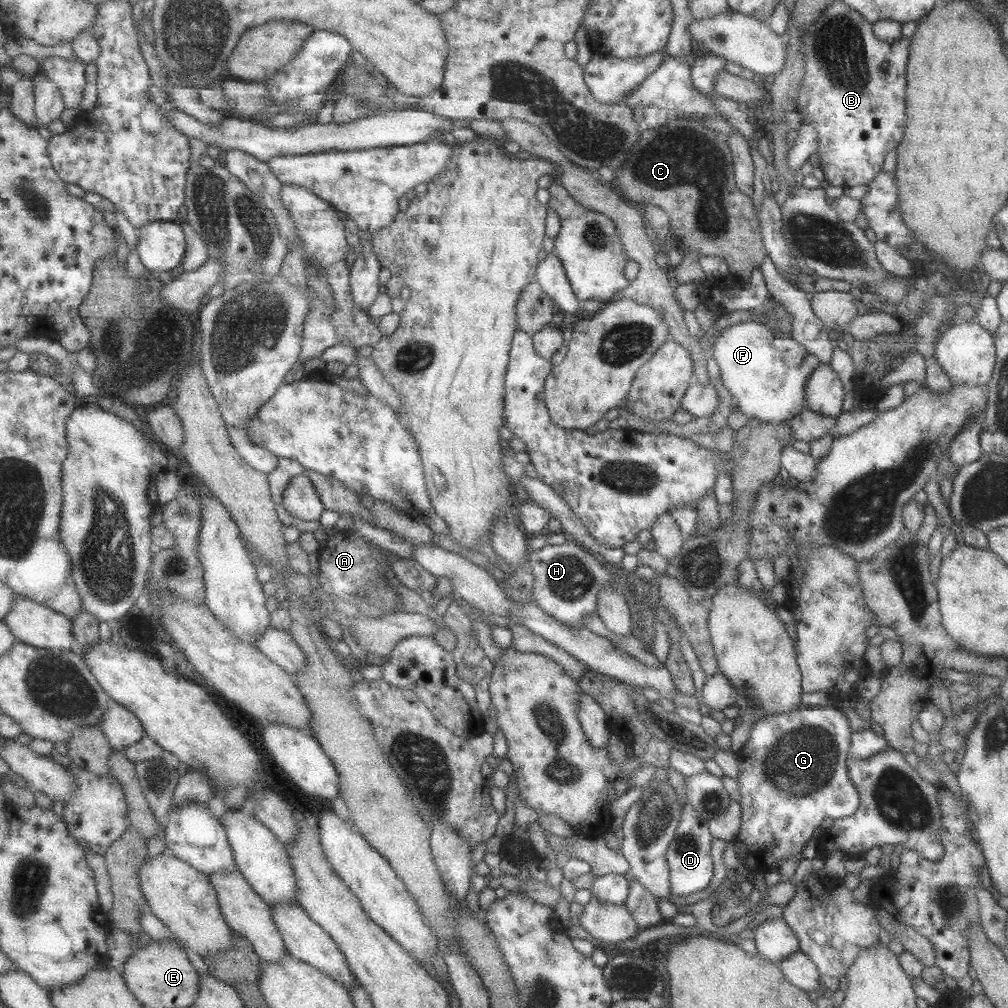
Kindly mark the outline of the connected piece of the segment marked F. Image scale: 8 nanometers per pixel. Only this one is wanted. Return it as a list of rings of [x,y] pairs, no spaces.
[[[757,320],[724,328],[715,339],[712,350],[711,358],[714,363],[719,365],[723,385],[732,394],[734,403],[742,411],[742,414],[749,420],[772,424],[790,421],[796,414],[800,414],[800,410],[807,408],[804,386],[806,386],[810,374],[820,364],[823,364],[816,355],[808,352],[808,349],[794,340],[792,336],[786,335],[786,333],[774,333],[774,329],[770,329],[768,325]]]

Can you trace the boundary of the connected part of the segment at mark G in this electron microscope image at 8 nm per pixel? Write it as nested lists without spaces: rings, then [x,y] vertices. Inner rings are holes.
[[[829,701],[826,706],[816,705],[814,707],[809,707],[802,705],[797,710],[769,715],[763,719],[758,719],[754,724],[752,724],[750,738],[740,749],[740,752],[737,753],[738,760],[740,760],[739,776],[737,779],[738,785],[740,785],[740,798],[742,798],[742,822],[740,829],[738,829],[736,838],[731,843],[736,846],[736,850],[741,857],[740,860],[743,860],[744,864],[747,864],[748,868],[750,868],[750,876],[753,879],[759,880],[767,871],[778,870],[780,866],[782,866],[782,862],[788,860],[788,858],[792,858],[792,856],[801,860],[803,858],[802,850],[804,850],[806,842],[808,842],[810,838],[816,836],[822,820],[826,820],[826,818],[833,818],[834,820],[852,816],[856,812],[856,809],[860,807],[860,796],[858,790],[854,787],[854,784],[848,775],[846,766],[846,760],[851,756],[852,733],[853,730],[850,728],[844,712],[838,710],[838,708],[834,708],[832,701]]]

